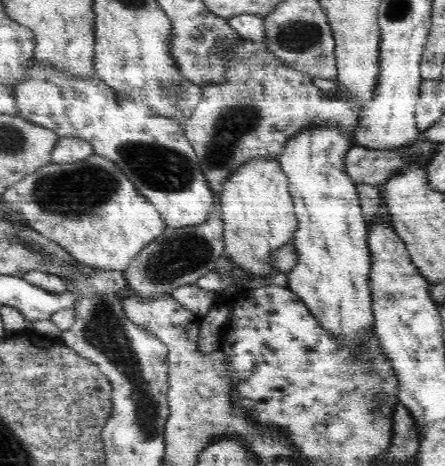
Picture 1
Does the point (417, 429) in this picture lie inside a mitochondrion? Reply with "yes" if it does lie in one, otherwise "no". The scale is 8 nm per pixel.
no

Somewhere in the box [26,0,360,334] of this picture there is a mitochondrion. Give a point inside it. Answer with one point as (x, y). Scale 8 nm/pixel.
(72, 192)

